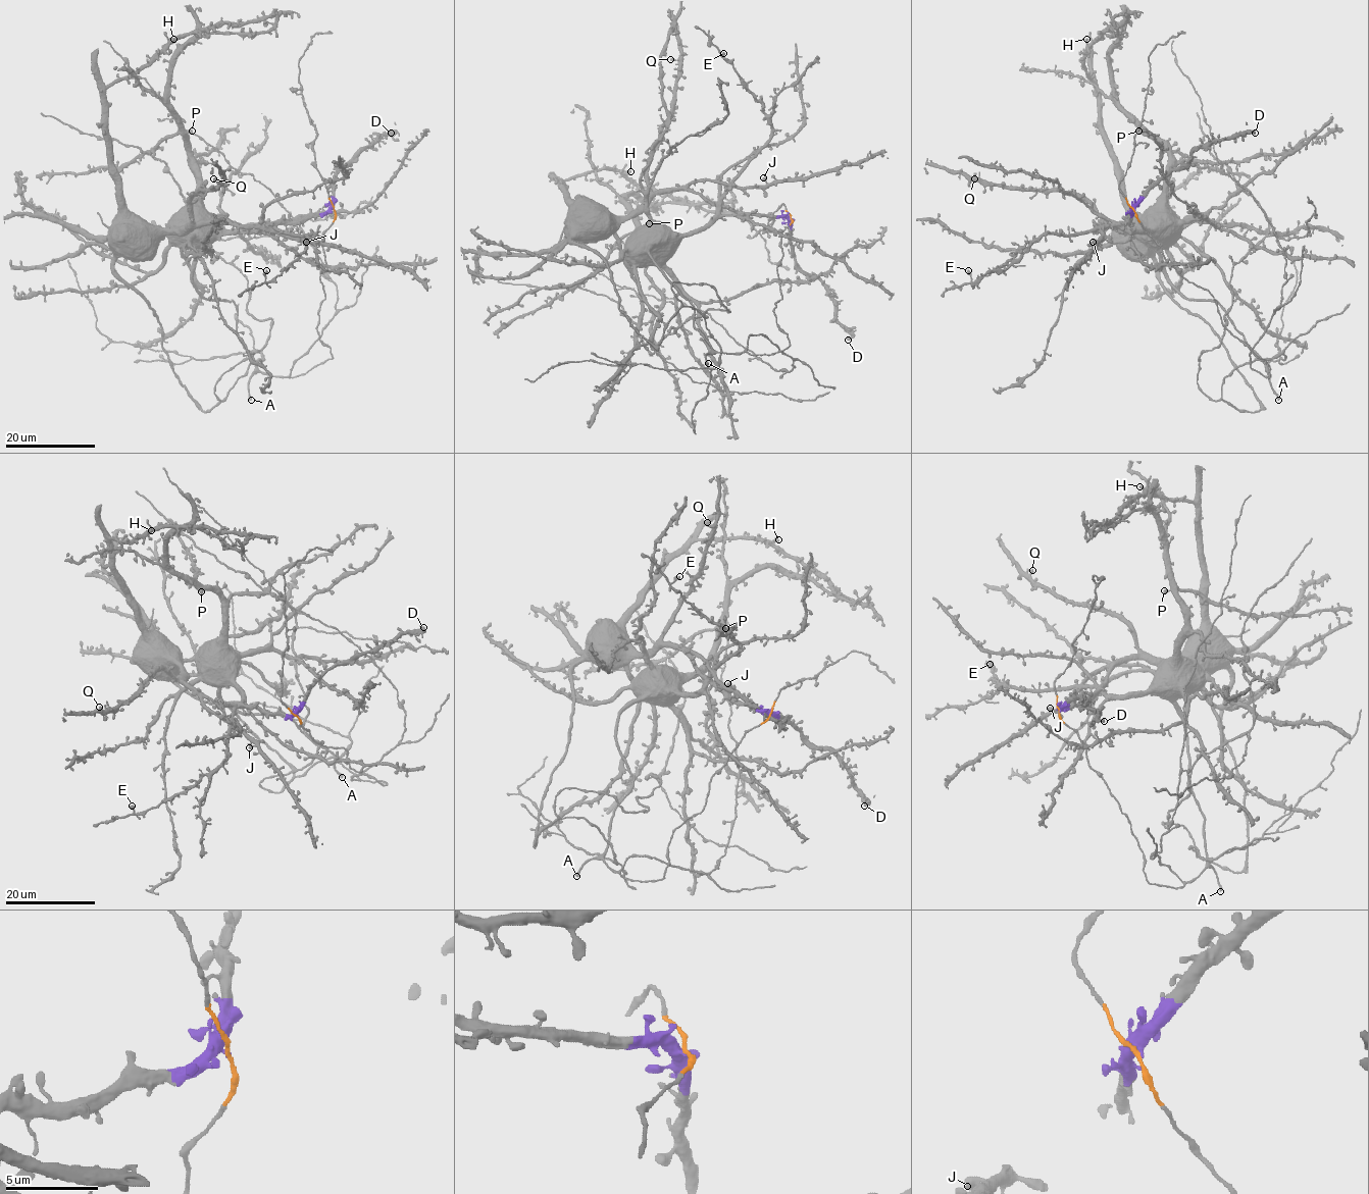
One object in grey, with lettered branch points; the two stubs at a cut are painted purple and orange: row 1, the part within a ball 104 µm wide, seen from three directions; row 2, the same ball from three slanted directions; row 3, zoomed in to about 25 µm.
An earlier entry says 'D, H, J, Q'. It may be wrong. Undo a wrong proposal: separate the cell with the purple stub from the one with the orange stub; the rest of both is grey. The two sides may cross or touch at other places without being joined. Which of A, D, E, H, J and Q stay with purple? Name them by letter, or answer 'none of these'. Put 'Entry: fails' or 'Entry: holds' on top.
Entry: holds
D, H, J, Q

